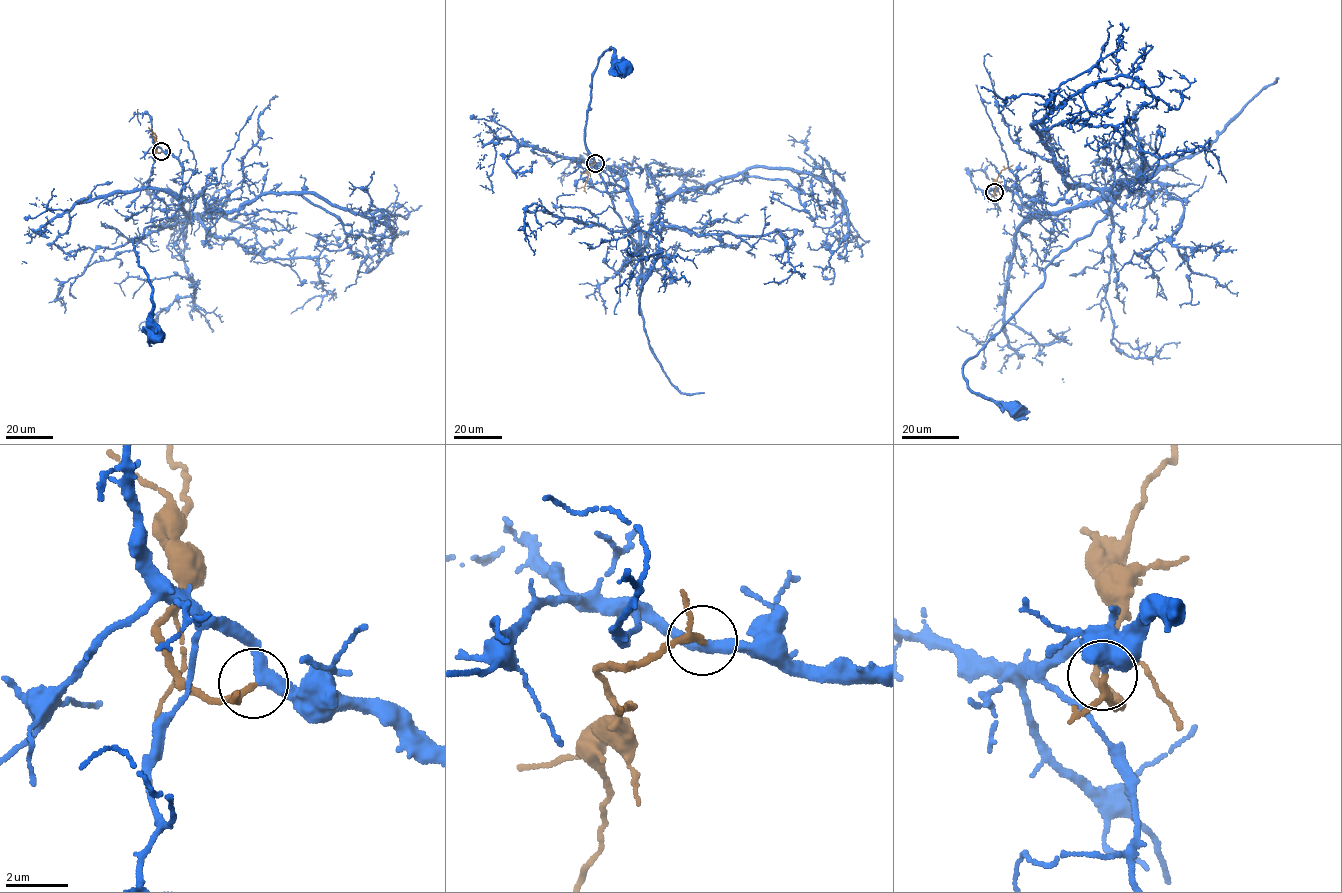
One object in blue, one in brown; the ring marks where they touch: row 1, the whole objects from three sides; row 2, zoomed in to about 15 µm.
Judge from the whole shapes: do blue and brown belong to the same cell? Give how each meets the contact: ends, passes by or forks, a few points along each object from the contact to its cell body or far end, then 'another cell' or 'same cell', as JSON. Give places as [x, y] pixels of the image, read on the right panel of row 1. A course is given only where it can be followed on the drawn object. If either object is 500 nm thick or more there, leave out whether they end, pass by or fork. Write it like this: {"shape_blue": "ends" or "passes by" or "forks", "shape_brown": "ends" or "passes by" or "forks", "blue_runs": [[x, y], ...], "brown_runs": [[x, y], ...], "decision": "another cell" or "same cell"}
{"shape_blue": "passes by", "shape_brown": "passes by", "blue_runs": [[994, 192], [998, 185], [1028, 206], [1063, 213], [1121, 191], [964, 364], [967, 387], [1012, 412]], "brown_runs": [[994, 192], [996, 195], [998, 174], [1012, 164]], "decision": "same cell"}

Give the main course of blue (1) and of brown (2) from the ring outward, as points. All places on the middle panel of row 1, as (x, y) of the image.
1: (595, 163), (623, 170), (638, 244), (614, 208), (585, 145), (597, 61), (610, 47), (614, 60), (622, 64)
2: (595, 163), (587, 166), (584, 187), (586, 193)

